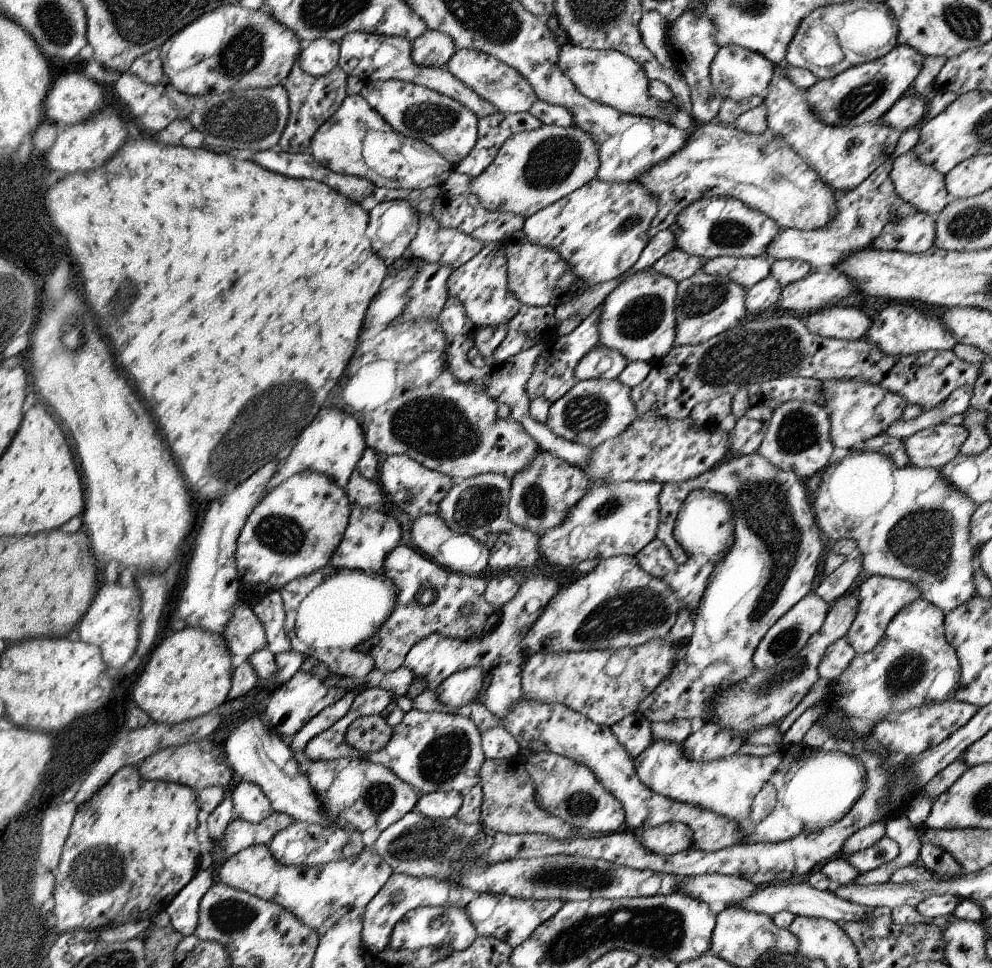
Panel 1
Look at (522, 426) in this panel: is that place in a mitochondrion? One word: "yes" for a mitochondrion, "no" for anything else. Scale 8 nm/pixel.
no

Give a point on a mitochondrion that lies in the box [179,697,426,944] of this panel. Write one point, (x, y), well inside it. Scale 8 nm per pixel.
(230, 915)

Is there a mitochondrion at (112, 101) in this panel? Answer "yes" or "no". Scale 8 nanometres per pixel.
no

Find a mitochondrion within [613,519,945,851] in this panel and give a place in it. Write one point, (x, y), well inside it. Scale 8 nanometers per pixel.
(907, 673)

